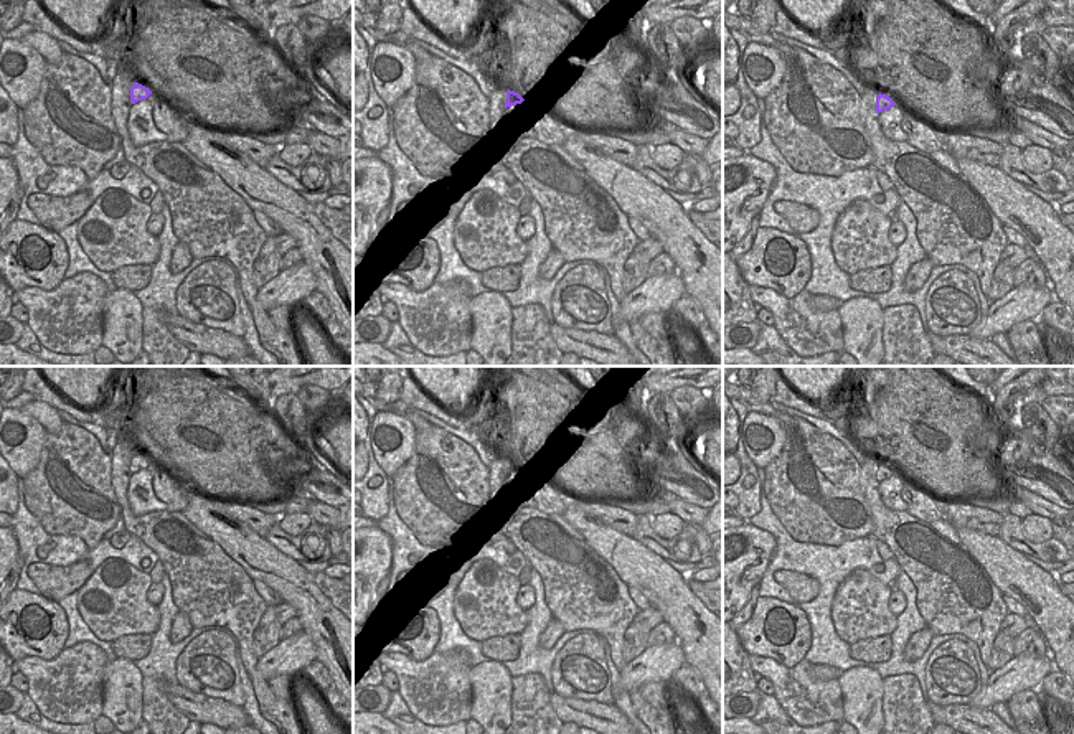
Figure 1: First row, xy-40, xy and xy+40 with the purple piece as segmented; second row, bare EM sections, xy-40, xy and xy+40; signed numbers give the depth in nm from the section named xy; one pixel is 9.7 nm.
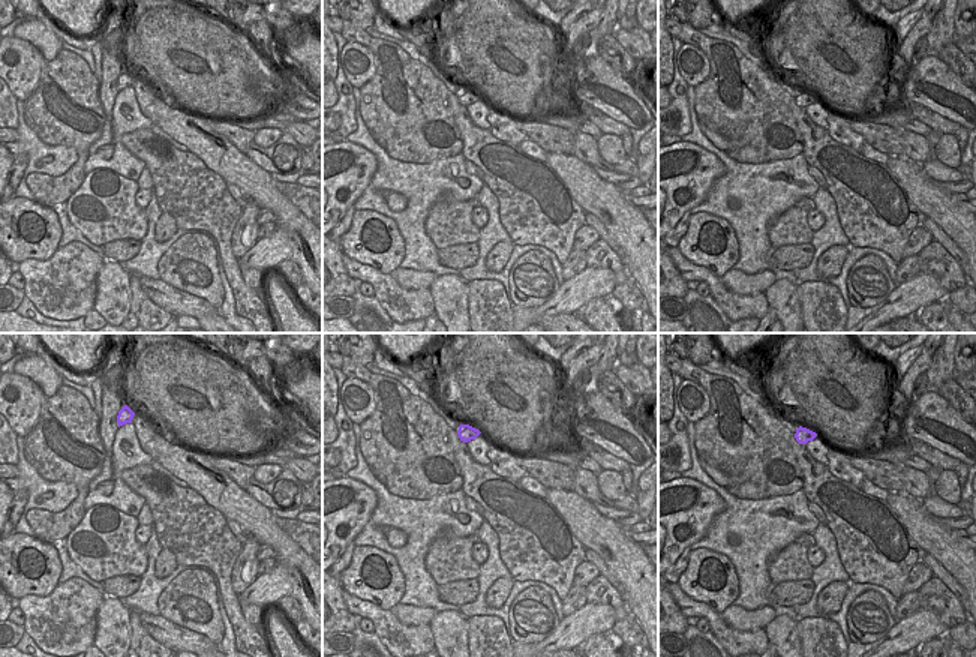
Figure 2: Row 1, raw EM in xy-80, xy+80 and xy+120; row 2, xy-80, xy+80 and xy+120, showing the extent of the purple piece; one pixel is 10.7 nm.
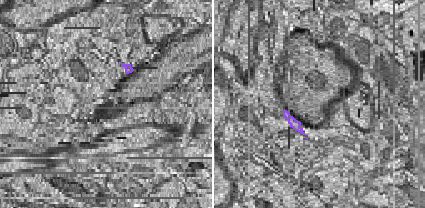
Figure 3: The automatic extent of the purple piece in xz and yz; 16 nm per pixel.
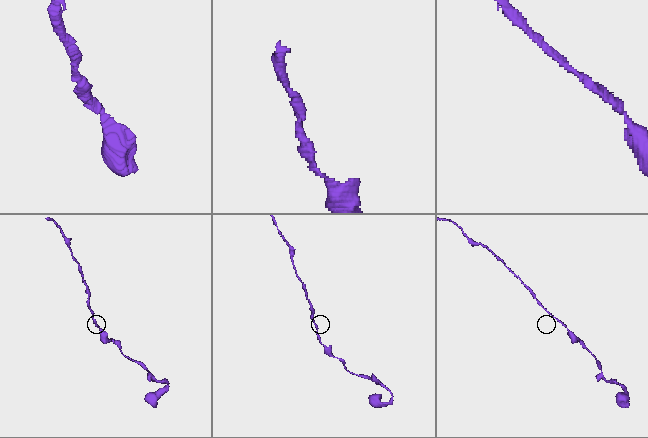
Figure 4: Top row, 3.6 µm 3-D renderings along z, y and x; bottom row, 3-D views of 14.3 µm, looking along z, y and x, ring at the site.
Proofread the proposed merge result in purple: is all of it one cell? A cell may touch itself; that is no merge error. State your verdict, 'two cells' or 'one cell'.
one cell

